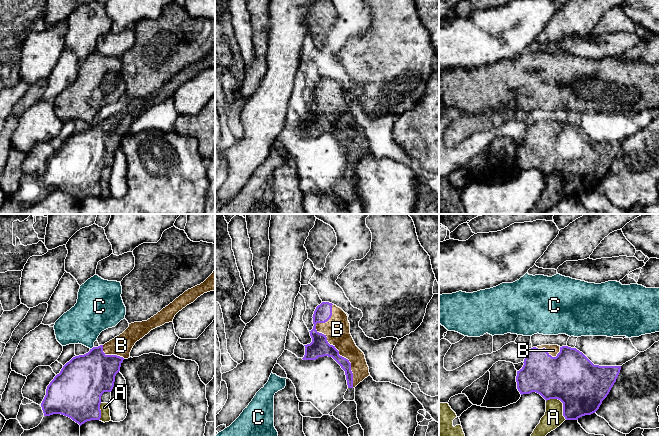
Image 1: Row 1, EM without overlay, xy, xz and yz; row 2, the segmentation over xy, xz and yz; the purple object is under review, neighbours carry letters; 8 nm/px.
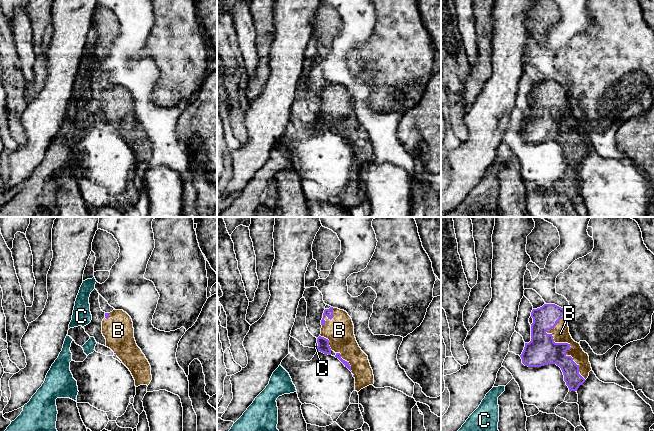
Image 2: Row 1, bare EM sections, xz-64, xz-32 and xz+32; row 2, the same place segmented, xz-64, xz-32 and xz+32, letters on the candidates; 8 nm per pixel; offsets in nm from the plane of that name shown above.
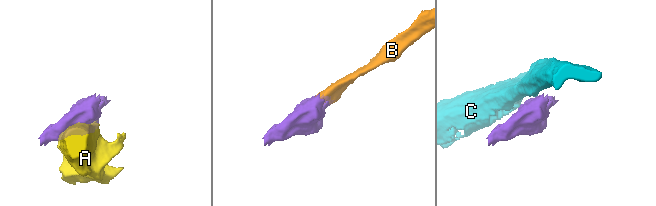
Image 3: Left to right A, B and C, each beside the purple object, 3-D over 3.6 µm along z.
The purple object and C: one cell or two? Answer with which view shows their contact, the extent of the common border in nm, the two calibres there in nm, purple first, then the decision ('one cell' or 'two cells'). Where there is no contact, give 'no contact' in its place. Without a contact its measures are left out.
meets purple in xy; contact 40 nm long; 380 nm thick on the purple side, 320 nm on the other; two cells

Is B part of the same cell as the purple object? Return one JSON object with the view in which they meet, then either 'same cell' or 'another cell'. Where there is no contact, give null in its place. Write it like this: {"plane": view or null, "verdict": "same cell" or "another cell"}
{"plane": "xz", "verdict": "same cell"}

